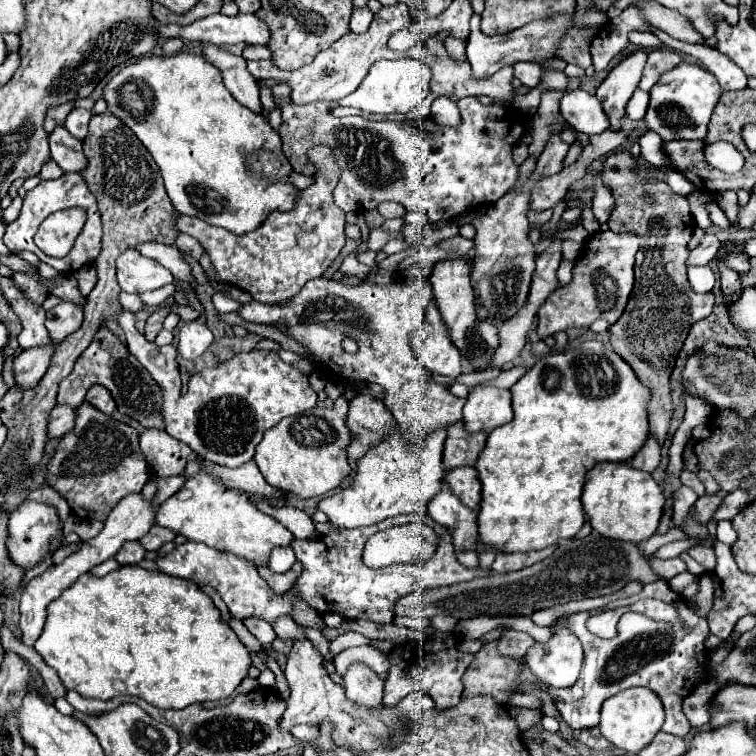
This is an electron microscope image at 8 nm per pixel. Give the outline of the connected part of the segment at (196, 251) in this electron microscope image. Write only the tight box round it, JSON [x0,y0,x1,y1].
[175,234,203,260]

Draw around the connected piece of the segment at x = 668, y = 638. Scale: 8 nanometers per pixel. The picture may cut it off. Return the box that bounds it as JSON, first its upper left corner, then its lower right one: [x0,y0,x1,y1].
[535,580,709,736]

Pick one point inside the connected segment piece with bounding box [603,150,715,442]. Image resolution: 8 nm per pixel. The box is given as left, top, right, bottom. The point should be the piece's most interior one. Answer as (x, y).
(662, 308)

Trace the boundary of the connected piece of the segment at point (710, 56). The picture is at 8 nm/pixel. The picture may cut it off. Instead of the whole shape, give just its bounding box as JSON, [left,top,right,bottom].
[653,30,747,90]

